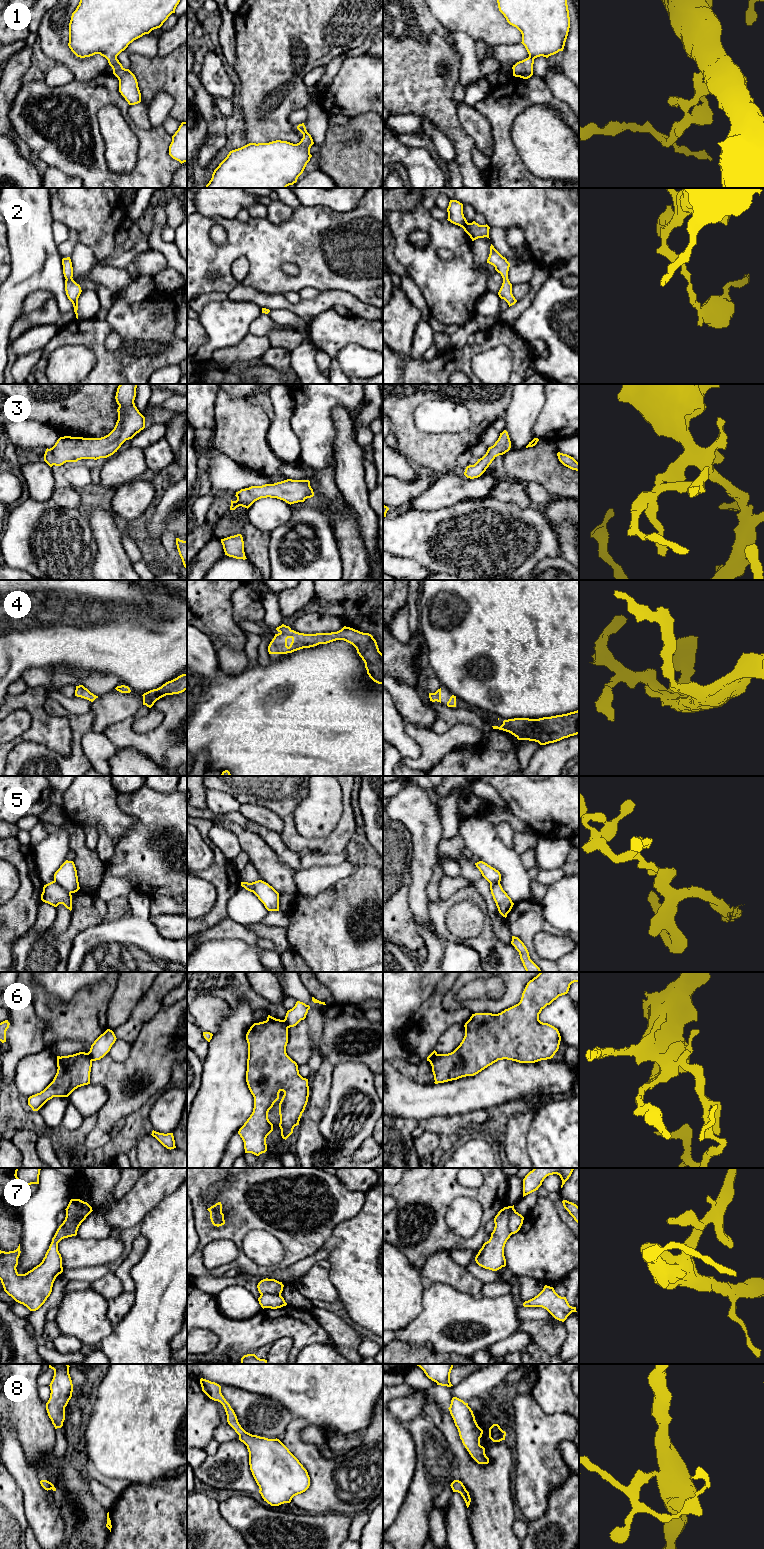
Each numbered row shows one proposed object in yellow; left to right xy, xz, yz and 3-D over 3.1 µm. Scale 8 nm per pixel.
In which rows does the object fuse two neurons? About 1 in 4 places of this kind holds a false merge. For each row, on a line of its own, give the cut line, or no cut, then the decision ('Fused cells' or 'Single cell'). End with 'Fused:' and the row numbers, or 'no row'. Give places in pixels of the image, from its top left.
1: No split. Single cell
2: No split. Single cell
3: No split. Single cell
4: No split. Single cell
5: Split along xy (54, 880), (71, 892). Fused cells
6: Split along xz (284, 1019), (288, 1027). Fused cells
7: Split along yz (506, 1207), (511, 1234). Fused cells
8: No split. Single cell
Fused: 5, 6, 7

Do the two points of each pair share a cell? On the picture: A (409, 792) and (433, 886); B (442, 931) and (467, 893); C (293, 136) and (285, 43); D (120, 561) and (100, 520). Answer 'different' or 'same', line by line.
A: different
B: same
C: same
D: same

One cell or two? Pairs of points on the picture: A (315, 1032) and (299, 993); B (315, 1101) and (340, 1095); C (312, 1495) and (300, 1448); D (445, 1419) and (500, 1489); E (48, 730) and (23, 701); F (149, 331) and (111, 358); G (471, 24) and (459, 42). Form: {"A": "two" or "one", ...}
{"A": "one", "B": "two", "C": "one", "D": "one", "E": "one", "F": "two", "G": "two"}

